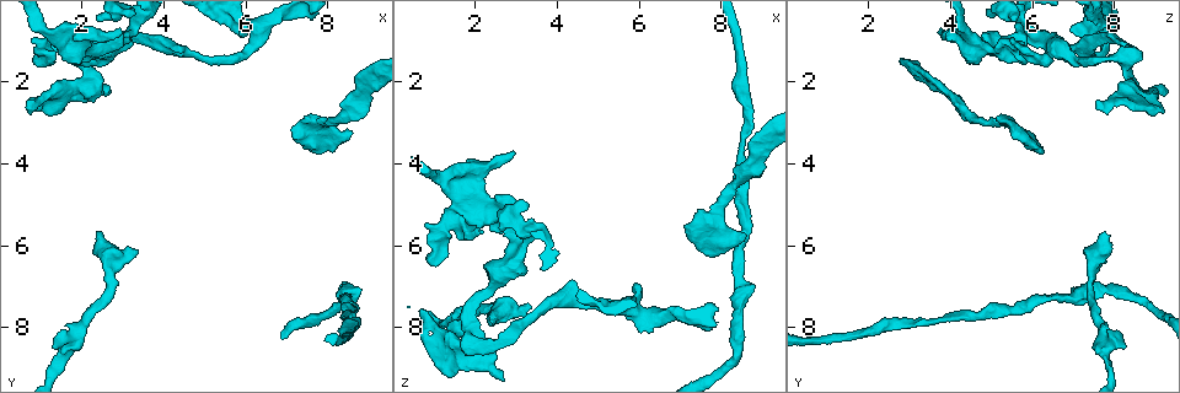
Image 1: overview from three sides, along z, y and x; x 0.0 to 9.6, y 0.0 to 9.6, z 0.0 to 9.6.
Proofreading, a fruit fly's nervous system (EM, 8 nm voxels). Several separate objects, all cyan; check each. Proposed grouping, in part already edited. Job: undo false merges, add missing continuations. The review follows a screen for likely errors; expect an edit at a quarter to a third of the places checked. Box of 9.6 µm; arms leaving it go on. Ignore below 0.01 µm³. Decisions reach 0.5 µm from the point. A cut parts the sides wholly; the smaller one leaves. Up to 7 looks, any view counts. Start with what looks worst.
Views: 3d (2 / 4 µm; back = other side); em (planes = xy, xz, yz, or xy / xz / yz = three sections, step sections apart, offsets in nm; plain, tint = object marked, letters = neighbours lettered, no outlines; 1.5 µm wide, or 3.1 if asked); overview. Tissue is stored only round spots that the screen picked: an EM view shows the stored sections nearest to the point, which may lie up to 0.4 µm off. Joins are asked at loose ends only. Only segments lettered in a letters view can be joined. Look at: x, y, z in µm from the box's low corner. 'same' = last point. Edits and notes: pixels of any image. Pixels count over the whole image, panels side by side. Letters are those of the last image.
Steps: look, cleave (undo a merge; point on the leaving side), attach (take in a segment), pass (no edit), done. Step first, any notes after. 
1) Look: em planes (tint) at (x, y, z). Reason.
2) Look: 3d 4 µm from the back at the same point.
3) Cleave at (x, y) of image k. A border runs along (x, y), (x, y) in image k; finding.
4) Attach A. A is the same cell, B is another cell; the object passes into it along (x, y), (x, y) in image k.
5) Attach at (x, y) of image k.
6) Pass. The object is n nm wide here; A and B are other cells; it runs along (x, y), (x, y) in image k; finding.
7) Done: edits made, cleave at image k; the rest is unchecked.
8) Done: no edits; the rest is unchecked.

Look: em planes (letters) at (8.55, 3.20, 5.65). Free end.

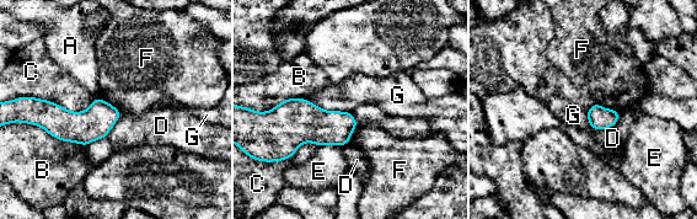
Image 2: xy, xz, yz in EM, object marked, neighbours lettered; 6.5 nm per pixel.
Pass. The longest contact is with C, 440 nm; A, B, C, D, E, F and G are other cells; a border runs along (306, 99), (325, 110), (350, 112) in image 2; none of them fits.

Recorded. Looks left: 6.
Look: em planes (plain) at (2.45, 5.60, 7.75). Free end.

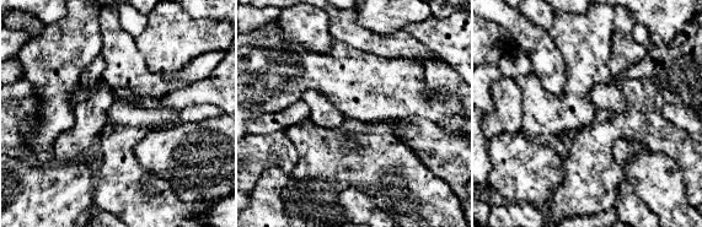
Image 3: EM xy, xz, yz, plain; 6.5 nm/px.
Look: em planes (letters) at the same point. What lies round it.

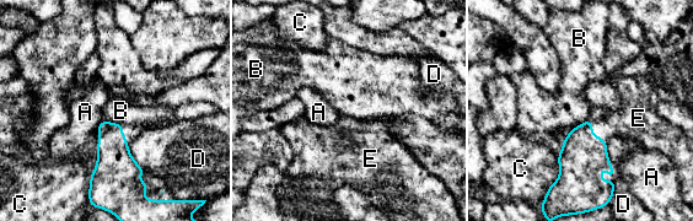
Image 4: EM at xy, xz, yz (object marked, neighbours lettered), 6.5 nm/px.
Attach E. The object is 140 nm wide here; the longest contact is with C, 240 nm; E is the same cell, A, B, C and D are other cells; the neuron continues.

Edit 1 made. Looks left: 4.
Look: em planes (letters) at (1.85, 1.40, 8.30).

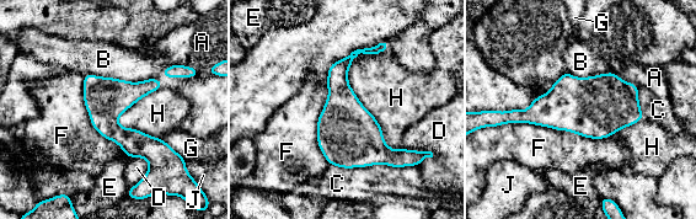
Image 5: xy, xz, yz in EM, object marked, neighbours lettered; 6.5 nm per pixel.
Pass. A, B, C, D, E, F, G, H and J are other cells; a border runs along (360, 52), (348, 85), (401, 149) in image 5; continuous, no second neuron.

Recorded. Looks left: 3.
Done: edits made, attach at image 4; the rest is unchecked.

